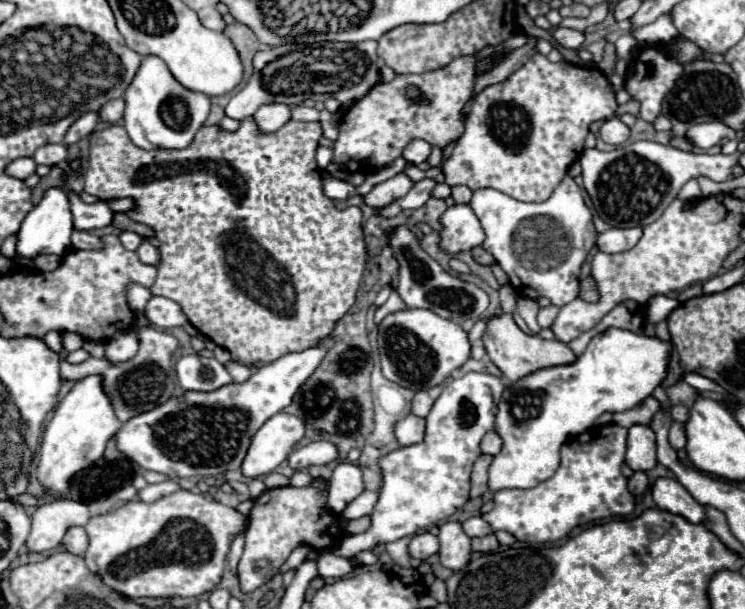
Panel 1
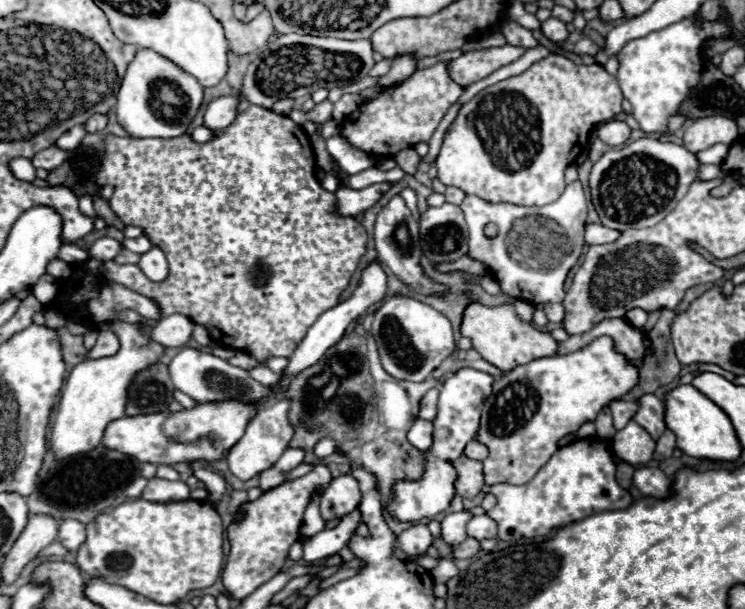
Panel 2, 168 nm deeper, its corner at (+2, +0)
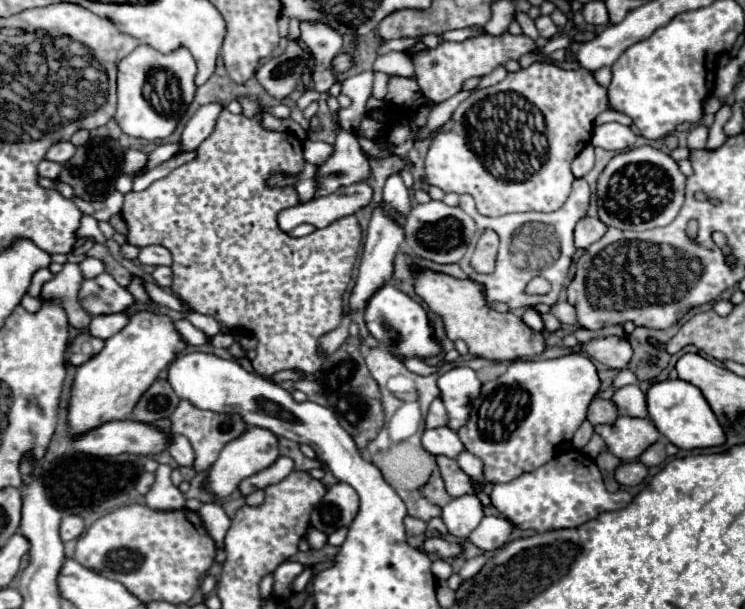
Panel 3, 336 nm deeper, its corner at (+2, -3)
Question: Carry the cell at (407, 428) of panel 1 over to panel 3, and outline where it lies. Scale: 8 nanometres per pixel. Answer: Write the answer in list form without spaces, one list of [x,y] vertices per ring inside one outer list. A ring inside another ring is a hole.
[[[444,426],[444,428],[434,428],[434,430],[424,430],[424,434],[422,434],[422,446],[424,446],[430,454],[434,454],[434,456],[444,454],[444,456],[448,456],[448,458],[456,458],[456,456],[464,450],[462,440],[460,440],[458,434],[456,434],[452,428],[448,428],[448,426]]]

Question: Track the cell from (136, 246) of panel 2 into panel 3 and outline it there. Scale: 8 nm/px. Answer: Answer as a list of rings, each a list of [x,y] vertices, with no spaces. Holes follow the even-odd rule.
[[[146,246],[140,250],[138,260],[148,266],[172,266],[172,254],[164,246]]]

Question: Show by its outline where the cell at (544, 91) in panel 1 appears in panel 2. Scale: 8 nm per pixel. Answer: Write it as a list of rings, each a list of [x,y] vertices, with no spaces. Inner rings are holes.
[[[552,53],[522,75],[486,87],[458,111],[436,157],[438,179],[492,203],[548,205],[564,191],[564,169],[588,147],[590,131],[620,111],[622,91],[602,65],[576,65]]]

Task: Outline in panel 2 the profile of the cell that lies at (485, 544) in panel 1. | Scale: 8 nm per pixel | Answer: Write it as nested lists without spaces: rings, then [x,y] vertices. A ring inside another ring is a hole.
[[[468,537],[464,543],[460,543],[460,545],[452,551],[452,555],[454,555],[456,559],[472,559],[472,557],[478,555],[478,553],[480,553],[480,541],[474,539],[474,537]]]

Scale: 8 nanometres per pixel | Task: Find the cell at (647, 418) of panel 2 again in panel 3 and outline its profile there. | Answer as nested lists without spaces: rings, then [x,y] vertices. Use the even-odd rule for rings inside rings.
[[[636,384],[618,388],[612,396],[612,404],[616,404],[620,416],[640,416],[640,418],[648,416],[646,396]]]

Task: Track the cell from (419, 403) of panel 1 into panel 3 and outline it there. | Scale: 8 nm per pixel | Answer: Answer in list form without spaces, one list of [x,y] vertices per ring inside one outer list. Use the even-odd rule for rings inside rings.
[[[436,398],[428,410],[428,416],[426,416],[426,428],[440,428],[440,426],[446,426],[448,424],[448,414],[446,414],[446,408],[442,404],[440,398]]]

